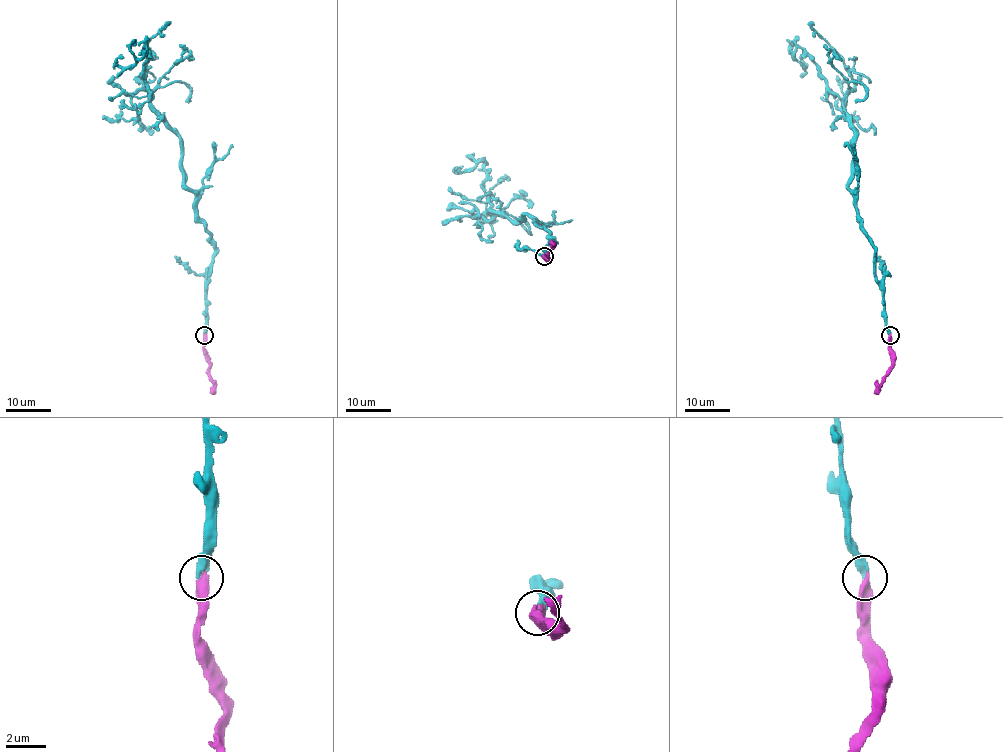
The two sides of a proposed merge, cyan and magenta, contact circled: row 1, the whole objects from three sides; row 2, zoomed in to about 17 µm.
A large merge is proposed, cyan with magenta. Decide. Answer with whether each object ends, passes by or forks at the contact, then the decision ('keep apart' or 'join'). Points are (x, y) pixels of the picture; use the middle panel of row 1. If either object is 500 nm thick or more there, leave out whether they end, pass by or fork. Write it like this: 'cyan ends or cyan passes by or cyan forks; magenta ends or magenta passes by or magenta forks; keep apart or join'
cyan ends; magenta ends; join

